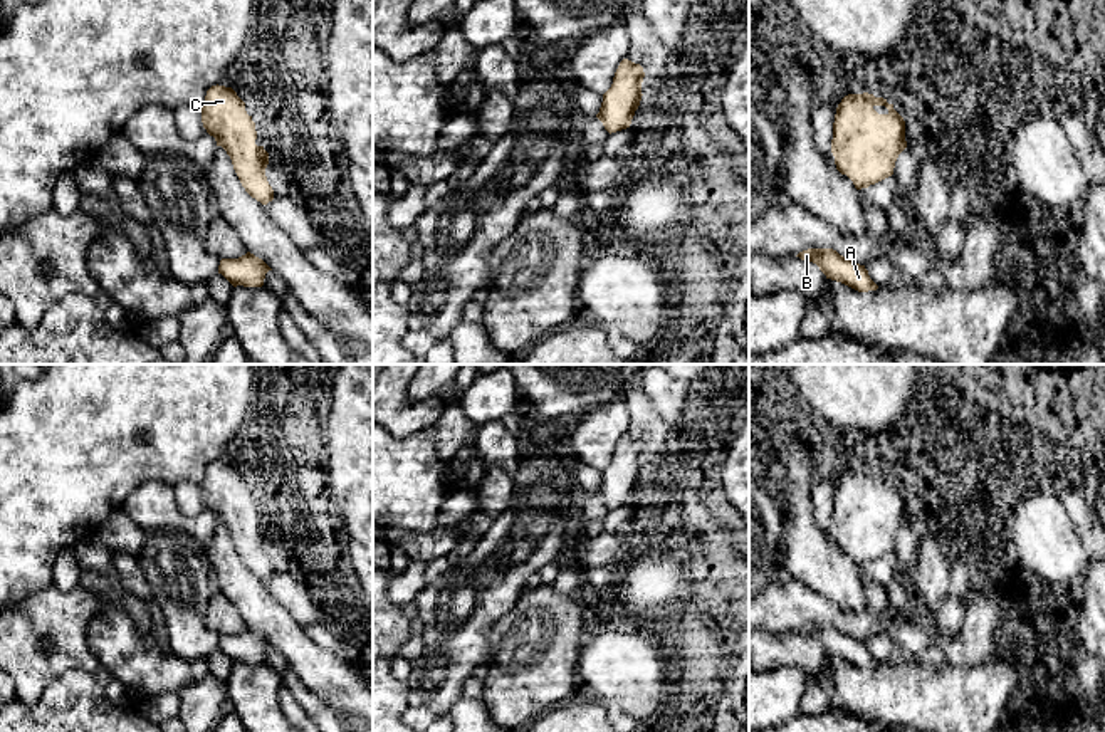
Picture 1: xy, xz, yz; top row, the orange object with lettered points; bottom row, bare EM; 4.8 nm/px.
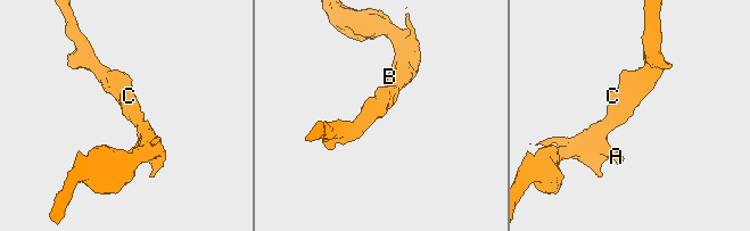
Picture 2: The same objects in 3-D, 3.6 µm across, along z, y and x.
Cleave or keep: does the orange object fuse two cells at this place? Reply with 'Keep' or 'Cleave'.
Keep

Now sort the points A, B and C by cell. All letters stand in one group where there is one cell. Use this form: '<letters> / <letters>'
A B C

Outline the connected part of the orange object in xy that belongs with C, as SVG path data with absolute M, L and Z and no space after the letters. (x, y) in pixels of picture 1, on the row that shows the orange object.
M217 84L207 91L200 112L203 128L230 156L245 191L262 205L272 201L274 190L265 176L269 153L255 144L255 123L245 102L232 87Z

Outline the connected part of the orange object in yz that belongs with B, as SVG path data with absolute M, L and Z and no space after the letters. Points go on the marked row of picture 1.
M808 248L796 257L816 264L826 279L841 282L858 292L878 289L878 285L870 279L865 265L851 262L833 248Z

